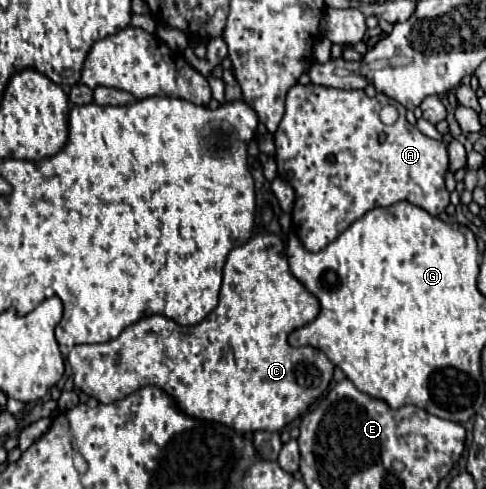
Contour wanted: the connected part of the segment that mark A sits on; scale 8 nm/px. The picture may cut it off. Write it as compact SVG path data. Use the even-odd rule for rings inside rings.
M313 83L293 85L287 93L285 115L275 131L275 149L277 173L295 189L293 229L307 251L321 251L351 223L375 207L409 201L431 215L439 215L449 205L449 191L445 189L449 157L445 153L445 143L429 139L415 125L407 123L405 107L381 93L367 97L365 91L341 91ZM385 105L393 105L399 111L399 119L393 125L383 125L379 119L379 111Z

